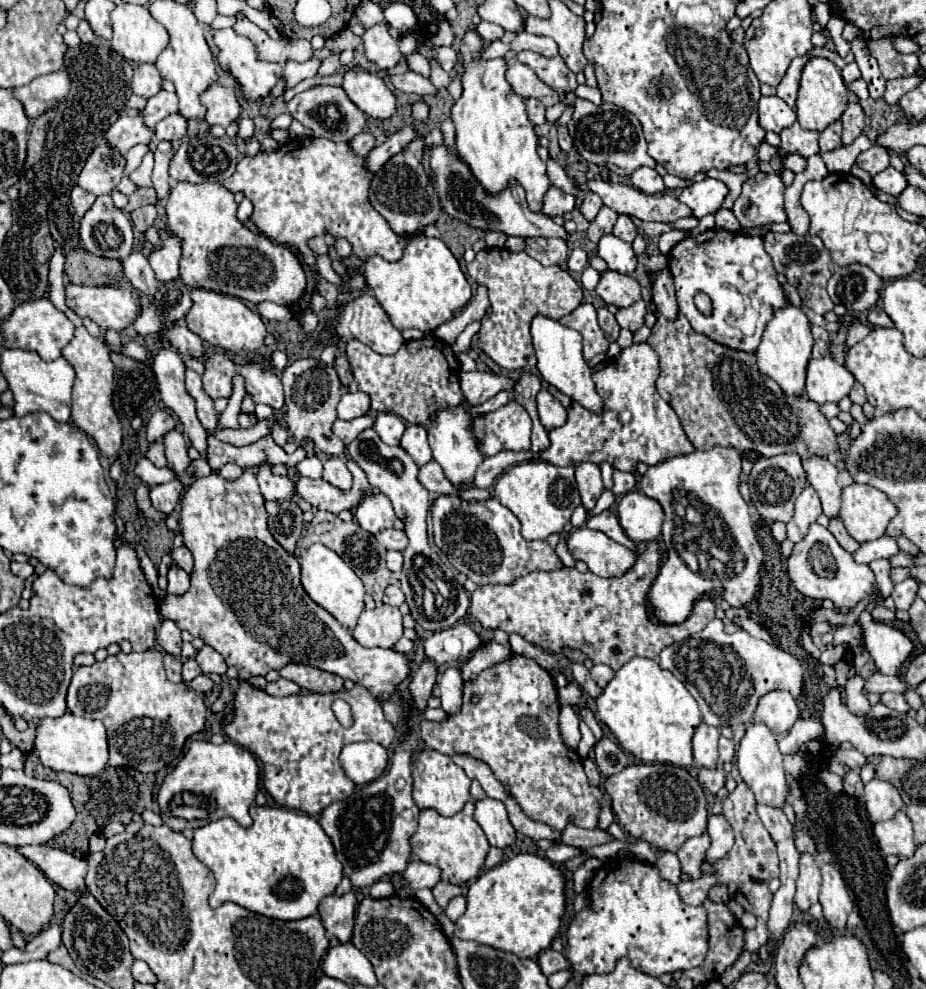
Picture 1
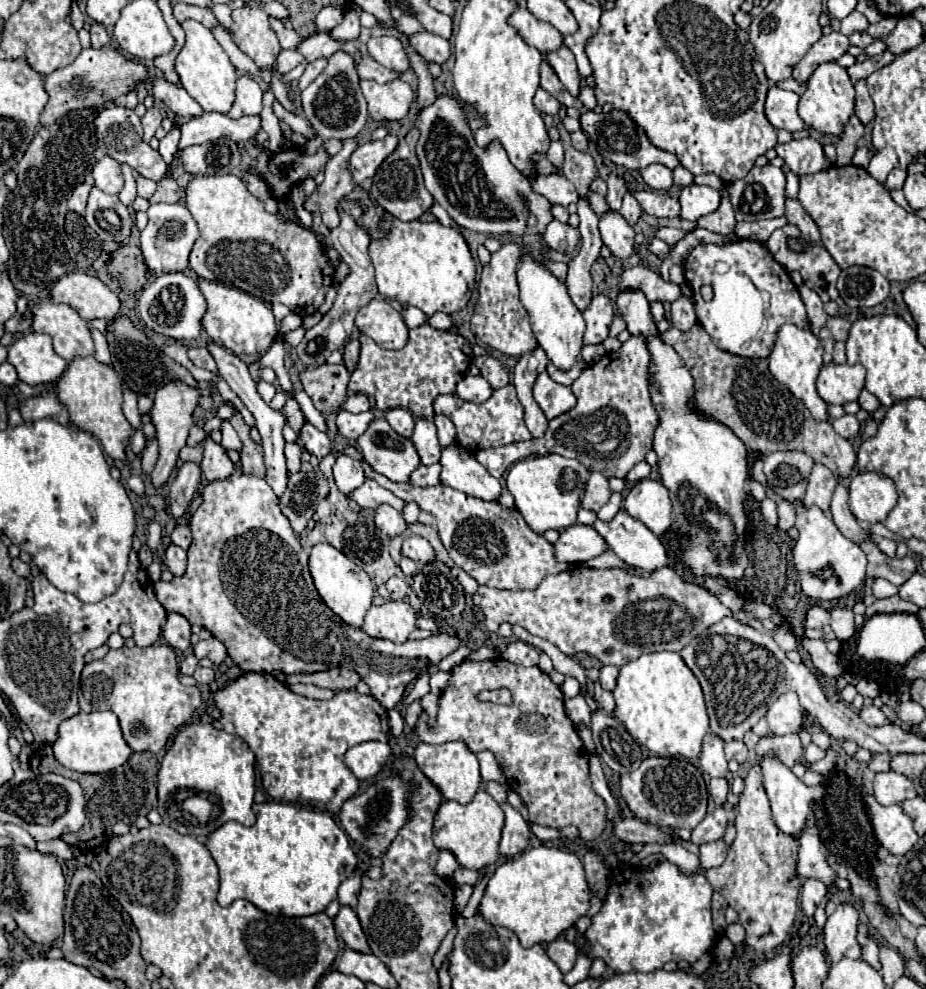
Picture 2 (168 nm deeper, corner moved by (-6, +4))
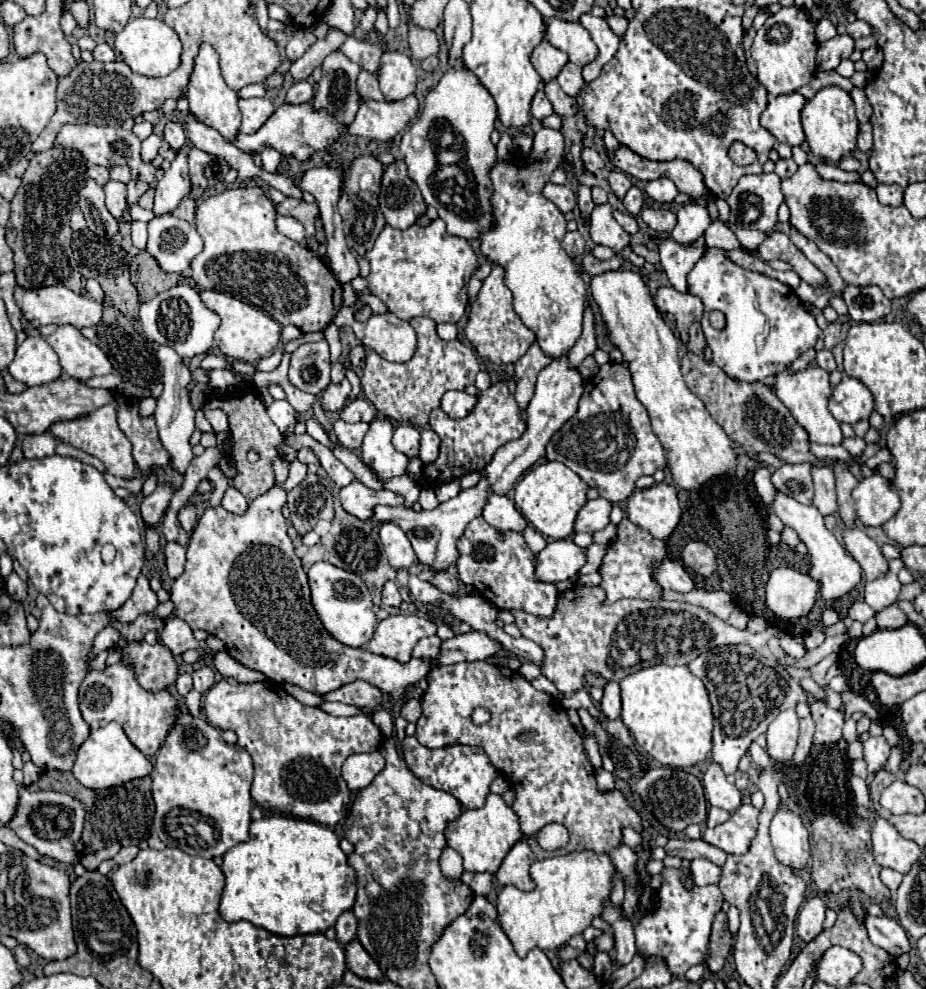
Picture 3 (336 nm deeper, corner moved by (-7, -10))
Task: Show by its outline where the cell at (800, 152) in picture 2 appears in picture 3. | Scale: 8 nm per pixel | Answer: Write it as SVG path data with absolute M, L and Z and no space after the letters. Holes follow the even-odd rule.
M818 162L816 170L822 178L826 180L838 180L838 182L860 182L860 174L858 172L846 172L842 168L838 168L836 164L830 162Z

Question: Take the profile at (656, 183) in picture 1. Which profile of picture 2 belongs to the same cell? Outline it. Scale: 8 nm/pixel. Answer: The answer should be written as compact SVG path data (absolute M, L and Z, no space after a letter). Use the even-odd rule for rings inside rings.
M651 164L647 168L641 170L641 176L645 180L645 184L651 190L669 190L673 184L673 174L667 166L663 164Z

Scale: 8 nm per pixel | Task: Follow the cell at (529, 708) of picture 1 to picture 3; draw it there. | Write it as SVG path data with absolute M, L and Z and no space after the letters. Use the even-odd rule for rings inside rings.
M428 636L420 638L420 642L414 646L414 656L428 660L432 664L426 680L428 688L422 696L422 716L416 722L416 738L426 748L444 748L450 744L470 744L480 746L492 760L498 772L510 776L512 790L516 792L516 802L512 804L514 812L520 816L522 832L528 836L528 846L536 854L538 860L552 858L556 854L568 854L574 850L594 850L594 852L610 852L616 846L622 844L622 828L634 828L636 832L642 832L642 820L640 814L630 806L630 802L624 798L620 790L608 790L600 792L594 778L594 766L590 764L580 734L576 734L576 728L570 724L568 714L564 708L558 708L558 702L554 702L552 696L546 692L536 690L518 670L510 670L506 666L494 664L494 662L458 662L450 666L436 664L440 652L440 638ZM474 708L486 708L490 712L490 720L482 726L472 724L472 712ZM558 822L566 826L570 840L564 848L552 852L544 852L538 842L532 838L544 824Z

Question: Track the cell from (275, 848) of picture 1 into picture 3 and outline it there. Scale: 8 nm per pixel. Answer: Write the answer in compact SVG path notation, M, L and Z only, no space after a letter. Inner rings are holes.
M286 816L250 824L250 840L224 854L226 876L220 916L226 922L246 920L276 936L324 934L356 900L356 874L346 862L332 828Z

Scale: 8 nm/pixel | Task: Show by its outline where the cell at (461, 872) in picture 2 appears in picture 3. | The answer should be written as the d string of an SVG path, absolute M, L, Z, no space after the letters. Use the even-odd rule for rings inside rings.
M464 872L462 882L468 884L478 896L488 896L492 890L492 876L488 872Z

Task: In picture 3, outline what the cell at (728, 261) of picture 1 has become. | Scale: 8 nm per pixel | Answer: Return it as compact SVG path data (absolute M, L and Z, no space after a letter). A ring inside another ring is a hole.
M710 248L708 250L708 254L704 254L698 262L696 262L696 266L688 272L688 292L690 294L694 294L694 296L698 296L702 302L704 302L704 316L702 316L702 330L704 330L704 334L706 334L706 340L708 340L708 346L710 346L710 350L712 350L712 356L714 356L714 364L718 364L730 378L734 378L734 380L740 380L740 382L760 382L760 380L766 380L766 378L772 378L772 376L776 376L776 374L780 374L780 370L786 370L798 356L802 356L806 350L810 350L810 348L814 348L814 344L822 338L822 330L818 328L818 324L816 324L816 320L814 320L814 316L810 316L810 312L804 308L804 304L800 302L800 298L794 294L794 290L790 290L786 284L782 284L782 282L778 282L778 280L774 280L774 278L768 278L768 276L764 276L764 274L758 274L758 272L748 272L748 270L744 270L744 268L740 268L738 264L734 264L728 256L726 256L726 250L720 250L720 248ZM712 310L720 310L720 312L724 312L726 314L726 328L724 330L714 330L712 326L710 326L710 322L708 322L708 316L710 316L710 312Z

